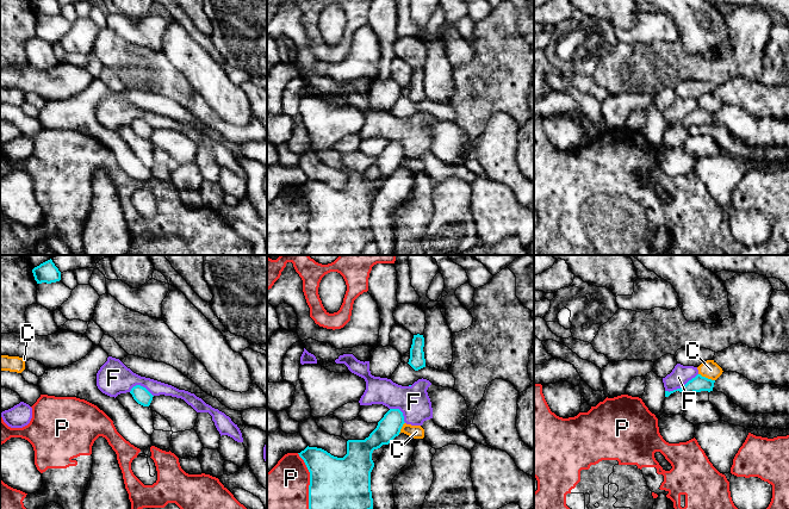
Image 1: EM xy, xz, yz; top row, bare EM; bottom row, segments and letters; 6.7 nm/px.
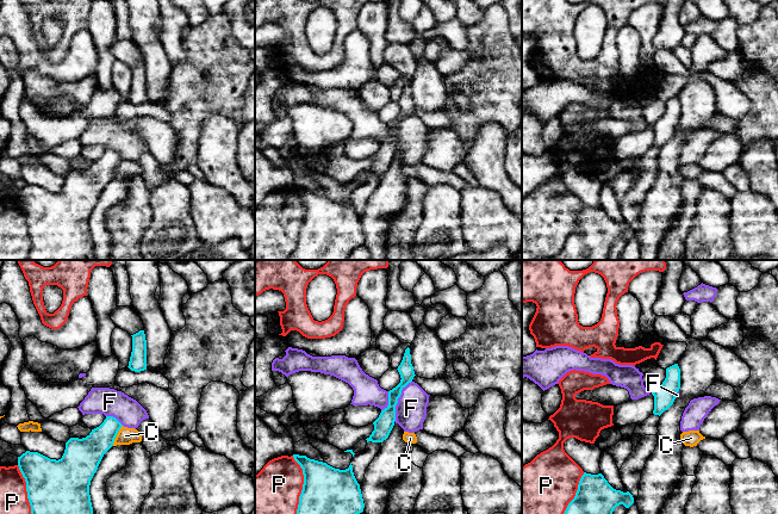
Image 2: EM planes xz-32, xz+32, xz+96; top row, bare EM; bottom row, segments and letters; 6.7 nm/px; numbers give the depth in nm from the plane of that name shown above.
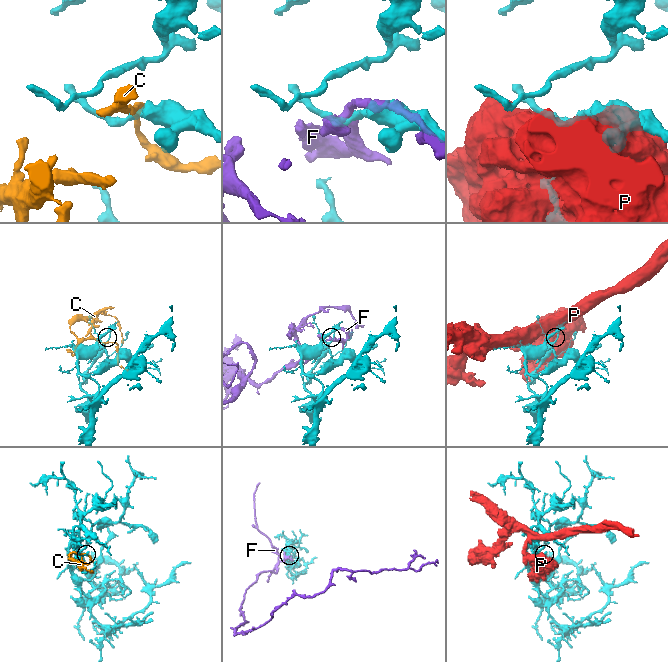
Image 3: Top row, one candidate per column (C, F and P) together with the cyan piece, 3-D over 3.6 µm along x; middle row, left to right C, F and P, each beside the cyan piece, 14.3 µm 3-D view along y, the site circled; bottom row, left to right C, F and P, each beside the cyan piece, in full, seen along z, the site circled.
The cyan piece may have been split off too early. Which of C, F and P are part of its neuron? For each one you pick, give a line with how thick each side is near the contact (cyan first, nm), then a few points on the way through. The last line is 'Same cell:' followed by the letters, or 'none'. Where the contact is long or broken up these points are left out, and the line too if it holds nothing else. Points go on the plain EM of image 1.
Same cell: none

